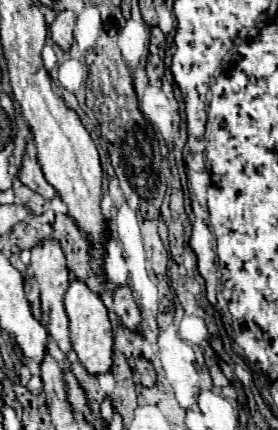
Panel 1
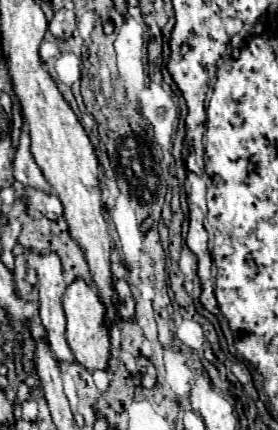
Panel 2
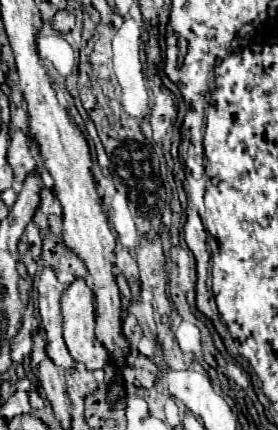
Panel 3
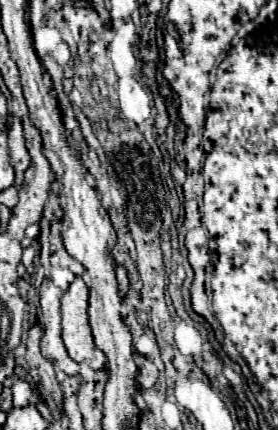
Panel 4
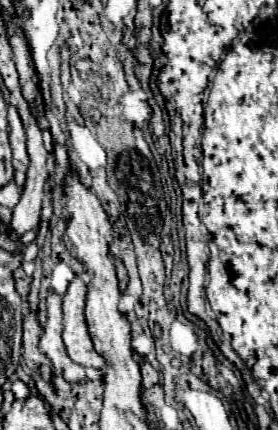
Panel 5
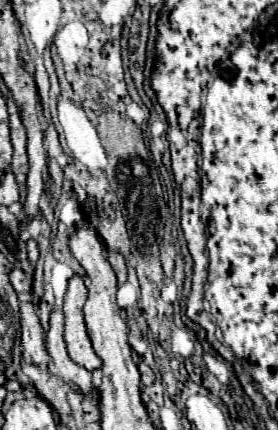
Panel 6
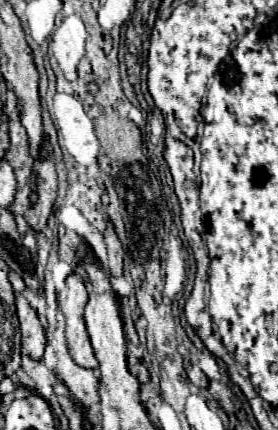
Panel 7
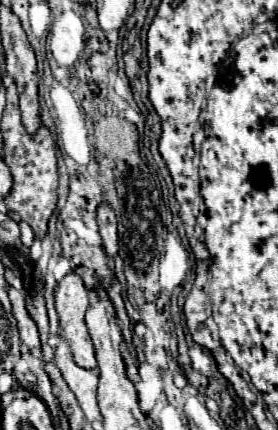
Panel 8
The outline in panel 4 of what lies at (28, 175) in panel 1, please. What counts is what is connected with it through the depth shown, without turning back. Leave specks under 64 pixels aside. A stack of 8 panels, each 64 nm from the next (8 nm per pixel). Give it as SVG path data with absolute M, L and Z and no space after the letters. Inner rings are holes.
M14 120L12 128L8 132L8 150L10 150L10 164L16 172L16 186L20 186L24 180L24 172L30 166L30 154L28 154L26 144L24 144L20 120Z

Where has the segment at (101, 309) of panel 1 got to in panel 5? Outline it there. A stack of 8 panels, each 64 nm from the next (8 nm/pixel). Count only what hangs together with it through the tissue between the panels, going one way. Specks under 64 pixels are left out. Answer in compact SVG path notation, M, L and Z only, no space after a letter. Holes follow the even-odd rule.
M74 278L68 286L68 292L64 294L62 300L62 310L64 310L64 344L68 350L68 356L80 364L80 366L92 366L92 368L102 368L106 362L104 358L94 350L86 320L84 320L84 306L86 306L86 284L82 278Z

